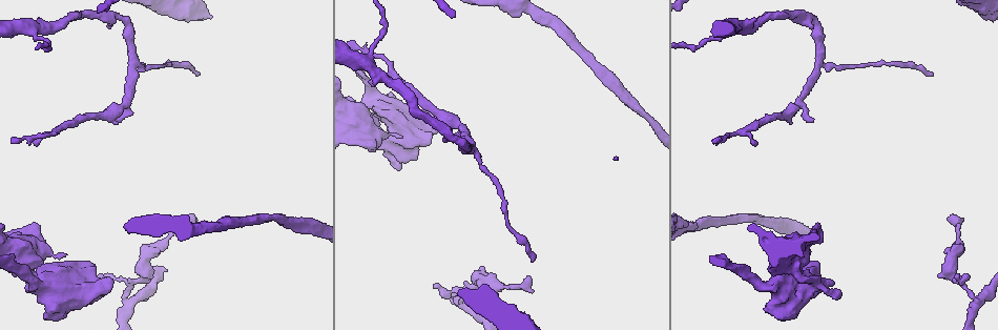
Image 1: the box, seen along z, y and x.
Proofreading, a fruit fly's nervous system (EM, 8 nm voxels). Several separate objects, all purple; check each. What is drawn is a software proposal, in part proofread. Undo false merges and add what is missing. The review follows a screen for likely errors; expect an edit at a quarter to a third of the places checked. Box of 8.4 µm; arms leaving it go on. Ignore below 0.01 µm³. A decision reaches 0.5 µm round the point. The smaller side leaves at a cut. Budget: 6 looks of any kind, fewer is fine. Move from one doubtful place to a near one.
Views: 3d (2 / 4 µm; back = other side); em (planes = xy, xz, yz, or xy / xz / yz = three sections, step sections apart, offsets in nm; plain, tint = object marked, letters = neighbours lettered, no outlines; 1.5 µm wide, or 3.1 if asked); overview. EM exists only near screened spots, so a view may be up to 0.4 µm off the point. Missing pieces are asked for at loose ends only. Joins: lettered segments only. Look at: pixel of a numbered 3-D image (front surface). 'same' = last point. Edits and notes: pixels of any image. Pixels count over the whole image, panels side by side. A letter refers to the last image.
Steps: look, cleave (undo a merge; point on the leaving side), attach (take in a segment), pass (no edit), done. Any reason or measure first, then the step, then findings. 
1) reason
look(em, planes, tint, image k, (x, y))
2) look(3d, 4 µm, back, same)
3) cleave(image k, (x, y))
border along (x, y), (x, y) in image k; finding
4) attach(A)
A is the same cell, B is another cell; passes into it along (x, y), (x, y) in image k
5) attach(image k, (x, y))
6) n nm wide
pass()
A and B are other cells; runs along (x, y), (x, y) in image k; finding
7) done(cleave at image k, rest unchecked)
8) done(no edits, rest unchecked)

an open end
look(3d, 4 µm, image 1, (371, 86))

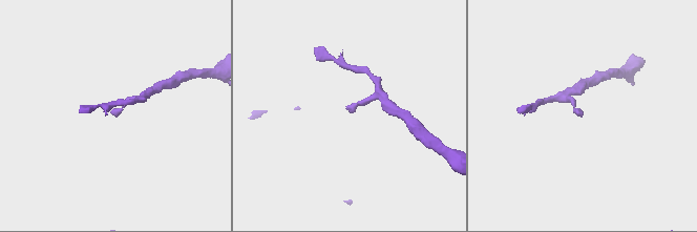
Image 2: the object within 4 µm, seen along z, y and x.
look(em, planes, letters, image 2, (582, 113))

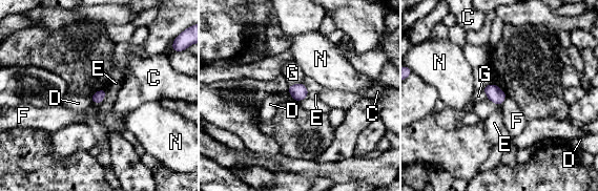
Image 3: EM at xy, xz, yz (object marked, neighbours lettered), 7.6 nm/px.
90 nm wide
pass()
C, D, E, F, G and N are other cells; border along (106, 91), (101, 102), (93, 103) in image 3; none of them fits

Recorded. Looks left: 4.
calibre changes
look(3d, 4 µm, image 1, (809, 278))

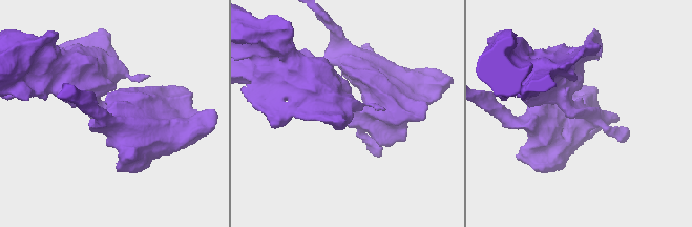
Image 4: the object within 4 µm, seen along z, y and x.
arms of 320, 650 nm; need the tissue
look(em, xy, step 8, letters, image 4, (356, 114))

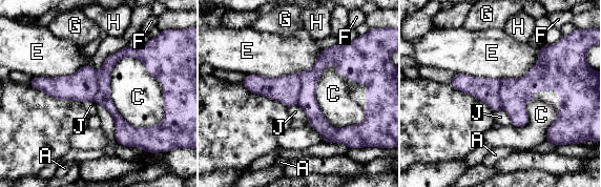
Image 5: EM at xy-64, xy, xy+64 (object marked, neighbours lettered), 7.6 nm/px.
240 nm wide
cleave(image 5, (82, 85))
A, C, E, F, G, H and J are other cells; border along (96, 71), (97, 94), (92, 100) in image 5; two neurons meet here

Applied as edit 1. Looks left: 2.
free end
look(em, planes, letters, image 1, (437, 285))

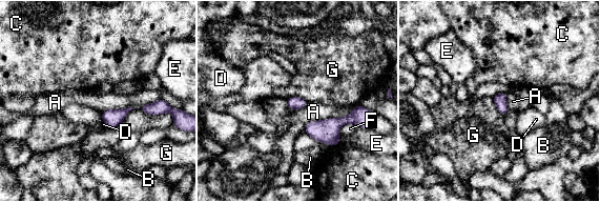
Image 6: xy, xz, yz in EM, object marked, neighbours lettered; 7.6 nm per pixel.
pass()
A, B, C, D, E, F and G are other cells; border along (286, 99), (301, 97), (308, 102) in image 6; no lettered segment goes on from it

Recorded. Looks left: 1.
done(cleave at image 5, rest unchecked)

